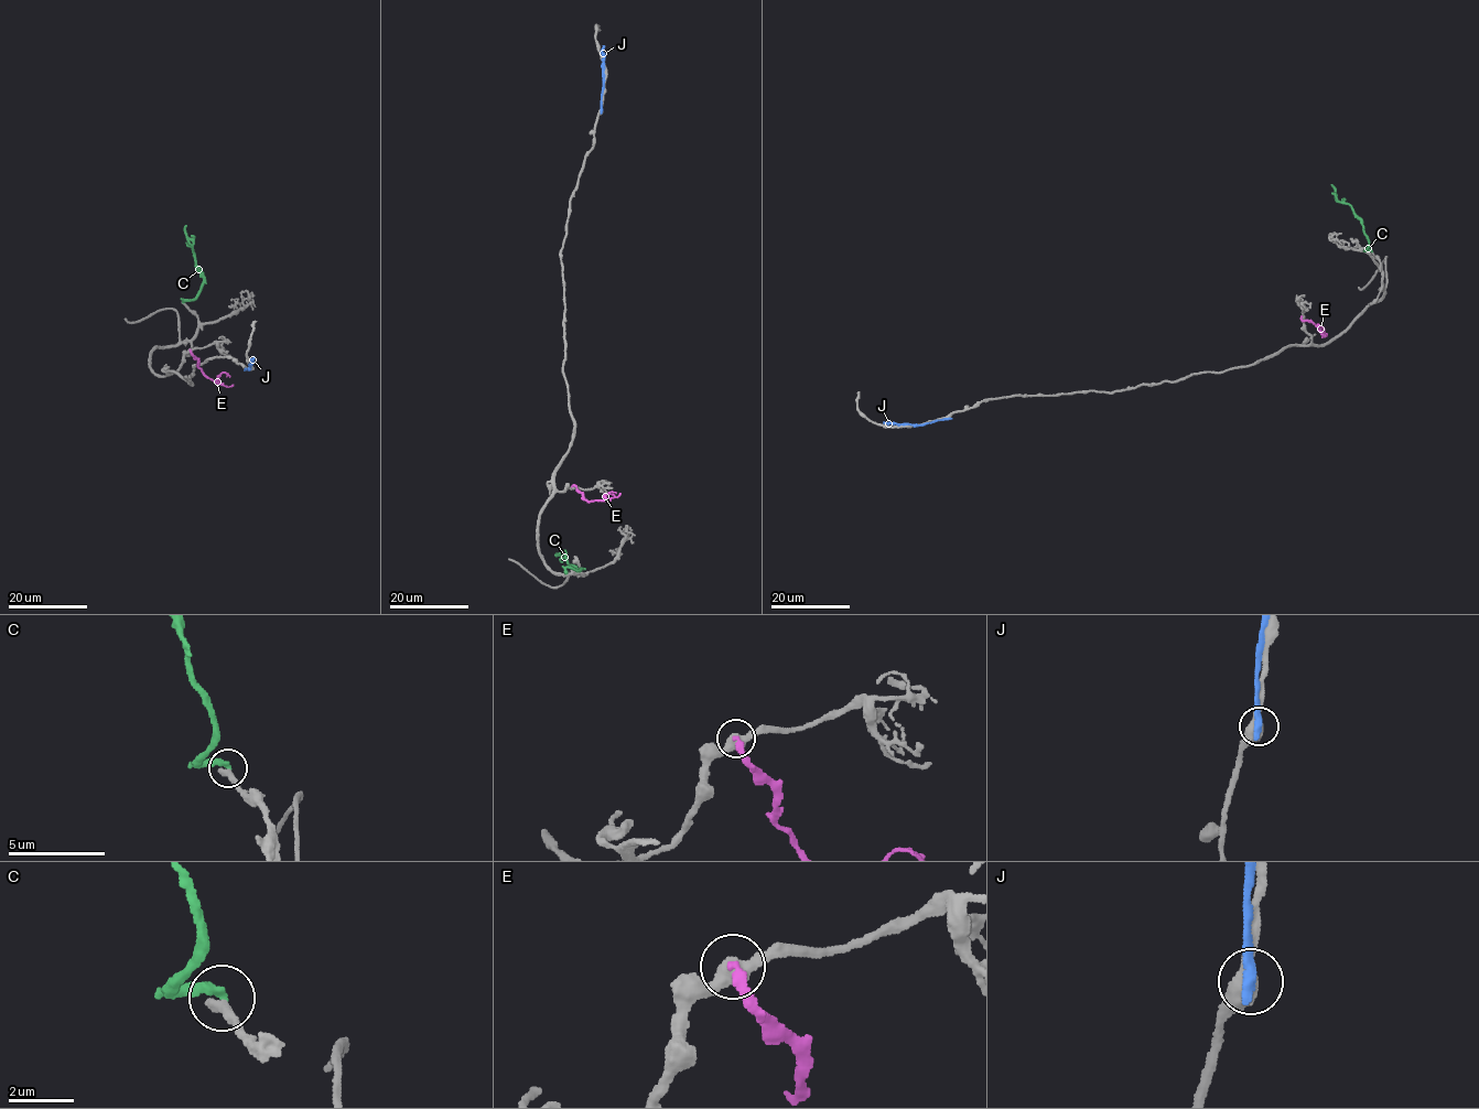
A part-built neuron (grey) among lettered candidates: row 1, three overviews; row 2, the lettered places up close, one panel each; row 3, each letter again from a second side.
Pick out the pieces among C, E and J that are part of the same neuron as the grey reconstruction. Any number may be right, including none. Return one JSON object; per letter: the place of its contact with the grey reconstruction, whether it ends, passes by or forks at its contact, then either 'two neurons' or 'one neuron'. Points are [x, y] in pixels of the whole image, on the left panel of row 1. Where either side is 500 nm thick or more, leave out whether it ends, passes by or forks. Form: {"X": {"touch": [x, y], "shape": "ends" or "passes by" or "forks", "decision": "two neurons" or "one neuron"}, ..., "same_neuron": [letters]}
{"C": {"touch": [183, 302], "shape": "ends", "decision": "two neurons"}, "E": {"touch": [190, 350], "shape": "ends", "decision": "two neurons"}, "J": {"touch": [245, 369], "shape": "ends", "decision": "two neurons"}, "same_neuron": []}

